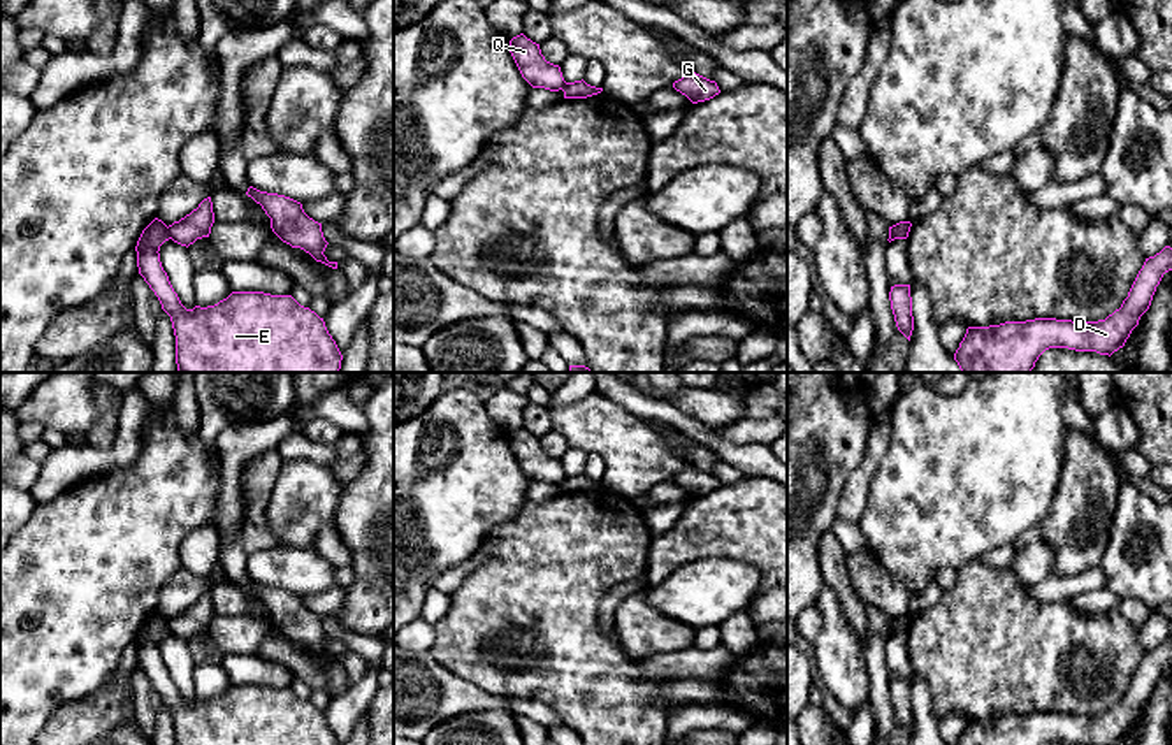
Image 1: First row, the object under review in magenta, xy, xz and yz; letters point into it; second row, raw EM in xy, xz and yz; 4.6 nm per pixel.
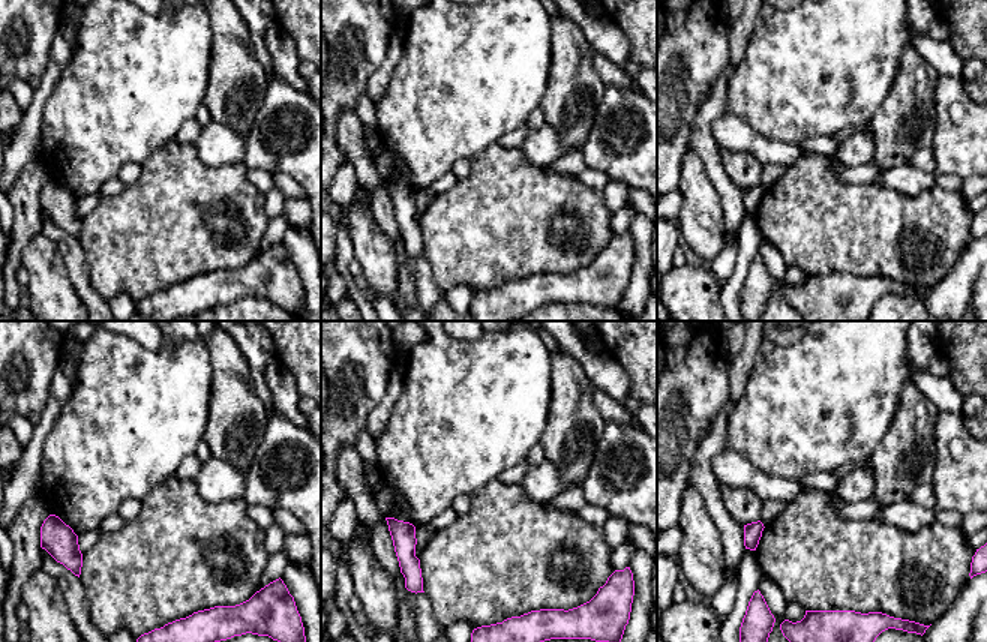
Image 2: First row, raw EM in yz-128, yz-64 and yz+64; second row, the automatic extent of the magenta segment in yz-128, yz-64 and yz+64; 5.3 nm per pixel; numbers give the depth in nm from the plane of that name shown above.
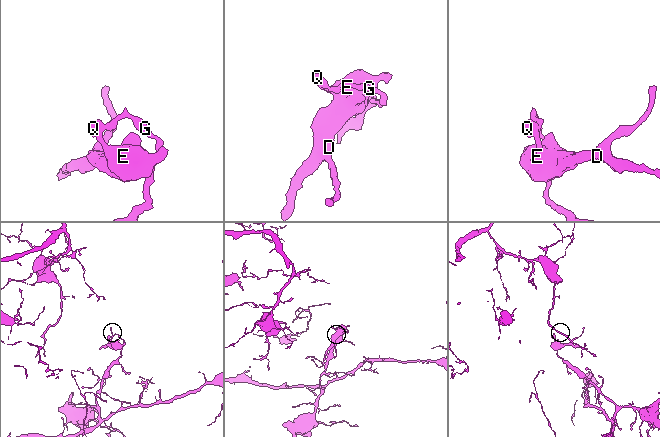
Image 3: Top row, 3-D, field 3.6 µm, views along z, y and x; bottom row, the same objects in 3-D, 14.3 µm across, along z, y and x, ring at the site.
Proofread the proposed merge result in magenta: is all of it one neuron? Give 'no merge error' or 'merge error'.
merge error

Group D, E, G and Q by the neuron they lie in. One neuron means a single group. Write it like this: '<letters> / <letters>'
D E Q / G

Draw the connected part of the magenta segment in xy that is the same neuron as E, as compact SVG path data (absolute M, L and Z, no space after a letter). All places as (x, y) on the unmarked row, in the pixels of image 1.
M155 611L135 645L139 668L170 710L176 745L339 745L323 712L292 689L232 685L214 699L186 703L160 655L169 620Z

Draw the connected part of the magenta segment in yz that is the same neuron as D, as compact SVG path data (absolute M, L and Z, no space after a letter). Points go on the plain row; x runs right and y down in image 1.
M1165 640L1146 652L1128 691L1105 713L1075 717L1072 713L1035 712L989 720L968 720L956 745L1118 745L1125 740L1140 710L1149 703L1156 680L1172 664L1172 641Z

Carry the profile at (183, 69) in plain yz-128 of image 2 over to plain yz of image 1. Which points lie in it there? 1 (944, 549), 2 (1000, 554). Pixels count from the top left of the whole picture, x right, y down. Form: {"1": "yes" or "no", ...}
{"1": "yes", "2": "no"}

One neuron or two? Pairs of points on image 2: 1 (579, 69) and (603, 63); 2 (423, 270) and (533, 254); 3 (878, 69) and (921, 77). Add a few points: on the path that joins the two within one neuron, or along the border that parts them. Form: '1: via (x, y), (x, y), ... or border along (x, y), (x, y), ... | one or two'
1: border along (593, 51), (593, 66), (605, 84) | two
2: border along (423, 257), (429, 264), (432, 281), (441, 291) | two
3: border along (909, 41), (903, 48), (893, 87), (882, 105) | two

